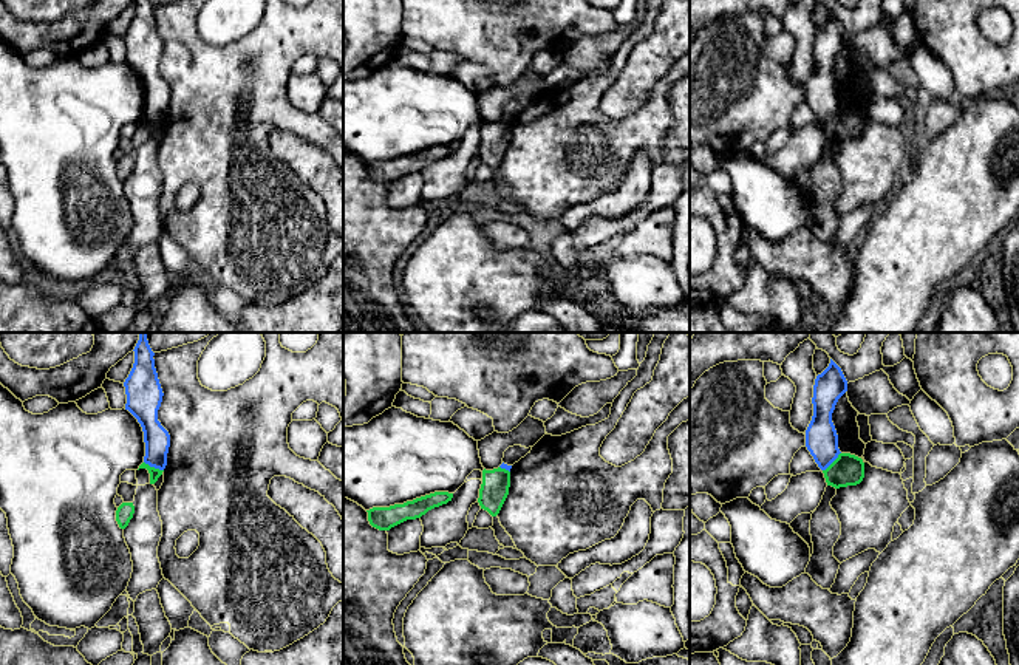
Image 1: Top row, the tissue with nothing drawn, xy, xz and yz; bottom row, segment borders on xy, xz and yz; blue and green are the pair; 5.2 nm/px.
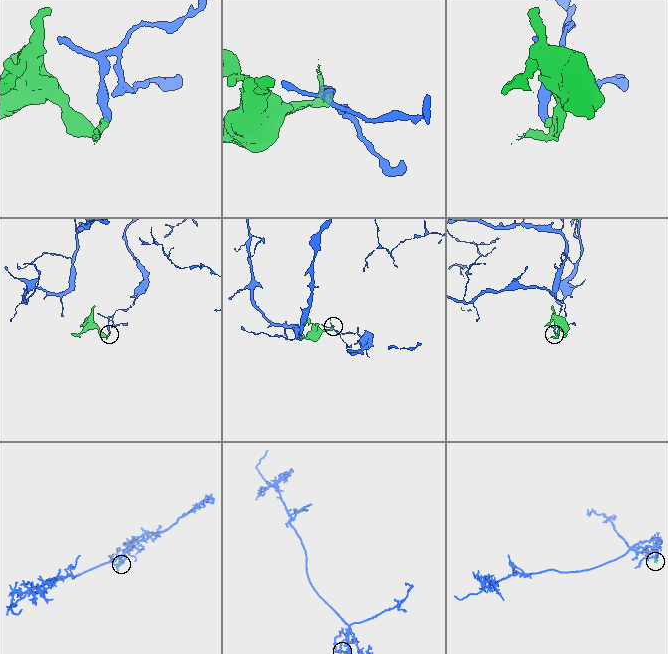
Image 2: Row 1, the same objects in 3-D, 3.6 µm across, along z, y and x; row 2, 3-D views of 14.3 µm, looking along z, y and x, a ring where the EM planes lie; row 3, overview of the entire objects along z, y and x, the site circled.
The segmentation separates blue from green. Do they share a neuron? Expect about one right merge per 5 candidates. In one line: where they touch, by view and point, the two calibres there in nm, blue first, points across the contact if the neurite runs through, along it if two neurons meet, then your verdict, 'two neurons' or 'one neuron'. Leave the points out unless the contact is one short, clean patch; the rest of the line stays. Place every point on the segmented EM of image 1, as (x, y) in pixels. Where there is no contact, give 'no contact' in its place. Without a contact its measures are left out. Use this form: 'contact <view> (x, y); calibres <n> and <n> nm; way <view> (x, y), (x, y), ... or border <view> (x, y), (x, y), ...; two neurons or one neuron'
contact xy (153, 466); calibres 140 and 60 nm; border xy (144, 461), (163, 470); two neurons

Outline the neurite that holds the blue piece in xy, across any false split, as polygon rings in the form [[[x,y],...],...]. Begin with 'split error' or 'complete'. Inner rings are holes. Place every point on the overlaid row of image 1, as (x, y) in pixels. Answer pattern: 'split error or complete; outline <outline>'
complete; outline [[[138,332],[135,346],[135,363],[124,382],[128,410],[141,424],[145,442],[144,462],[164,470],[170,447],[170,435],[158,421],[158,410],[162,402],[162,388],[155,368],[155,353],[152,351],[147,332]]]

